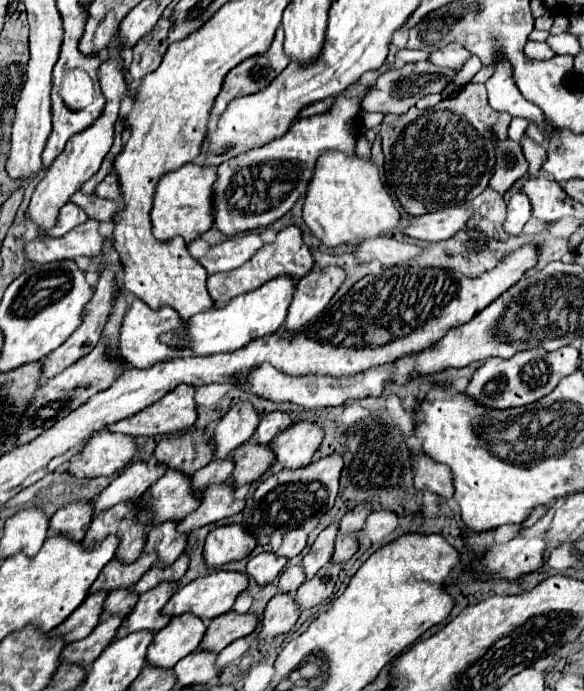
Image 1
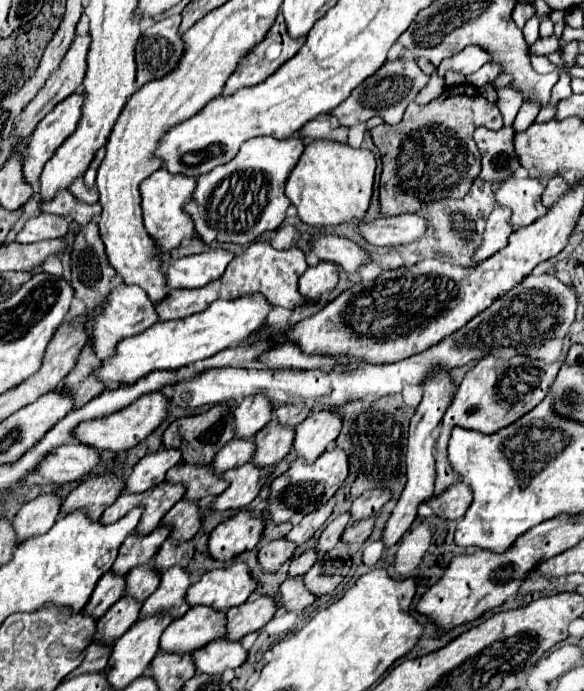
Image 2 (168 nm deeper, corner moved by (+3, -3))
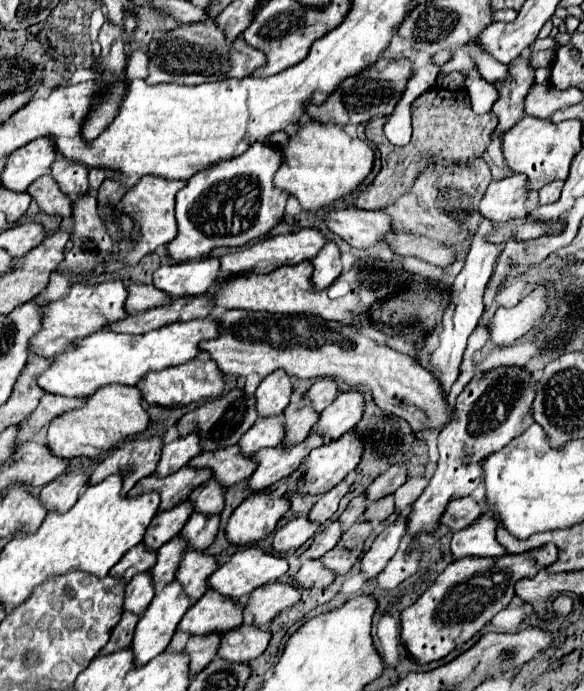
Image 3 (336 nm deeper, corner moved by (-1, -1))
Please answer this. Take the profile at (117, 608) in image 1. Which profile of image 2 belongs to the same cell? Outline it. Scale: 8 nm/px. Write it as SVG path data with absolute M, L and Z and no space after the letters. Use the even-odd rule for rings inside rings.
M147 562L147 566L137 566L135 570L131 570L131 574L127 574L127 594L143 602L157 590L159 582L161 574L155 574L155 570L151 570L151 564Z

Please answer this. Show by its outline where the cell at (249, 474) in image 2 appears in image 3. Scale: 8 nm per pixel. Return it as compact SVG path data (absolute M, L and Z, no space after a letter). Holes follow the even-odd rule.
M311 432L301 444L297 444L289 450L283 450L281 446L259 450L255 456L251 456L251 460L257 462L257 470L253 472L253 476L247 482L249 490L261 492L261 490L269 488L271 484L277 484L279 480L287 478L291 472L295 472L299 468L303 458L321 444L323 444L323 440L319 440L319 436L315 436Z

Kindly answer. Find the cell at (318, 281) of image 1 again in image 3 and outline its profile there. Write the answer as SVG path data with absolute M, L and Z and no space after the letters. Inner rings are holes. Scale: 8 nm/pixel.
M327 244L327 248L323 248L323 252L319 252L319 256L315 256L315 260L311 260L313 264L313 276L311 276L311 284L313 284L313 292L321 292L327 286L333 284L335 278L339 278L341 274L341 260L339 260L339 248L337 244Z

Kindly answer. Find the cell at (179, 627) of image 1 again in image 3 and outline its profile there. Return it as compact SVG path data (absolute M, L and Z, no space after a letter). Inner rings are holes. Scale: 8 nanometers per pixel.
M207 590L179 622L181 632L189 634L213 634L229 632L241 626L243 606L235 600L227 600L217 592Z

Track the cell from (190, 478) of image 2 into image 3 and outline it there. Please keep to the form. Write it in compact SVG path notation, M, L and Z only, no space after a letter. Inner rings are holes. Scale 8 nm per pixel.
M223 448L215 452L201 452L187 466L191 468L207 468L213 478L223 486L233 486L241 480L247 480L251 472L255 472L255 462L239 454L239 448Z

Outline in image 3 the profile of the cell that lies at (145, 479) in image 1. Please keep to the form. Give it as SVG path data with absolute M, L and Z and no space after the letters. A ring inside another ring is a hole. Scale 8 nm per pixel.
M189 434L185 438L177 438L171 444L163 444L163 452L161 452L155 474L159 478L165 478L165 476L177 472L179 468L183 468L199 452L201 452L199 438L195 434Z

